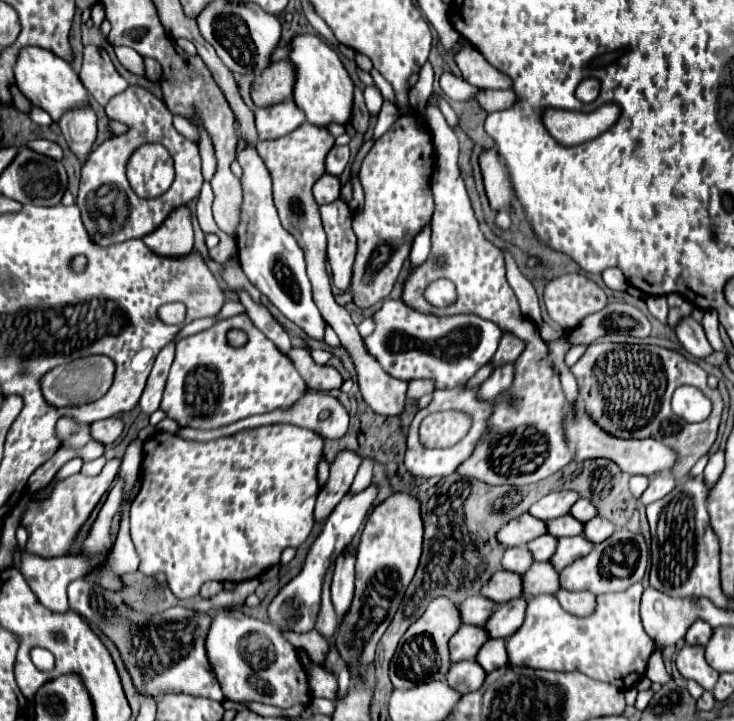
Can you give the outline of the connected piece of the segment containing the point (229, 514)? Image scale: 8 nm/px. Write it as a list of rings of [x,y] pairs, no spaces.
[[[273,424],[260,426],[256,430],[244,430],[228,438],[212,440],[212,442],[190,442],[182,440],[176,434],[168,432],[156,432],[144,442],[144,462],[142,462],[142,490],[138,498],[132,504],[130,510],[130,532],[132,532],[132,542],[140,554],[140,572],[146,576],[154,576],[158,572],[164,572],[168,576],[170,590],[174,592],[176,598],[194,598],[200,592],[200,586],[208,580],[218,580],[218,582],[244,582],[250,578],[262,576],[270,566],[280,562],[280,554],[284,548],[292,546],[298,548],[310,534],[314,526],[314,504],[318,496],[318,464],[324,458],[324,440],[312,432],[304,430],[291,424]]]

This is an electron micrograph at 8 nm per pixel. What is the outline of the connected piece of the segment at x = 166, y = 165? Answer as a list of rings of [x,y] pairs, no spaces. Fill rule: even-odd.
[[[146,144],[132,152],[126,176],[140,198],[158,198],[174,182],[174,162],[162,144]]]

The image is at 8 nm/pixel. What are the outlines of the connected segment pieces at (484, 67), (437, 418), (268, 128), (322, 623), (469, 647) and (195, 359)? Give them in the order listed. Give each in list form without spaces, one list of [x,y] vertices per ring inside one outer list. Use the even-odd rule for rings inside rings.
[[[460,44],[458,50],[454,50],[456,66],[460,68],[464,80],[476,88],[492,88],[492,90],[506,90],[512,86],[508,76],[504,76],[500,70],[494,70],[486,60],[480,56],[478,50],[470,44]]]
[[[462,412],[430,414],[420,424],[420,442],[426,448],[446,448],[456,444],[470,428],[470,418]]]
[[[286,100],[282,104],[256,110],[256,128],[260,140],[280,138],[296,130],[302,122],[304,122],[302,110],[298,110],[294,100]]]
[[[332,568],[328,570],[324,588],[322,588],[322,608],[320,608],[320,616],[316,620],[316,630],[322,632],[326,638],[332,638],[338,626],[338,616],[334,612],[334,606],[330,602],[330,578],[332,578]]]
[[[462,624],[458,628],[458,632],[450,638],[450,660],[452,662],[474,660],[486,640],[488,640],[488,636],[486,636],[484,628]]]
[[[242,314],[218,320],[212,328],[176,342],[176,358],[169,371],[160,410],[182,428],[212,430],[254,414],[292,408],[306,392],[308,388],[292,360],[282,354],[246,314]],[[232,328],[240,328],[248,334],[246,346],[232,348],[226,342],[226,334]]]

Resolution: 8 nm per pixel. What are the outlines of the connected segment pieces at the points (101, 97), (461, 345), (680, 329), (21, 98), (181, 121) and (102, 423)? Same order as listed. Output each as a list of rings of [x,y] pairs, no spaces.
[[[84,46],[84,62],[80,68],[80,80],[92,98],[106,106],[108,100],[128,88],[128,82],[116,72],[106,50],[98,46]]]
[[[386,300],[372,320],[374,332],[366,336],[366,348],[380,362],[384,372],[404,382],[432,380],[436,390],[466,384],[492,360],[502,338],[502,332],[494,322],[474,314],[438,318],[432,314],[420,314],[408,308],[402,300]]]
[[[684,318],[678,326],[676,326],[676,336],[682,342],[682,346],[698,360],[704,360],[706,356],[710,356],[714,350],[710,346],[710,342],[706,340],[704,328],[700,322],[696,322],[694,318]]]
[[[11,86],[10,92],[12,94],[14,106],[24,113],[29,113],[32,106],[31,102],[18,90],[16,86]]]
[[[174,114],[174,128],[176,128],[176,130],[182,134],[182,136],[186,136],[186,138],[190,138],[190,140],[198,142],[198,134],[192,130],[190,122],[188,122],[184,116],[180,116],[180,114]]]
[[[106,418],[106,420],[98,420],[94,424],[90,424],[90,436],[96,442],[102,444],[112,444],[118,440],[118,436],[124,430],[124,422],[120,418]]]

